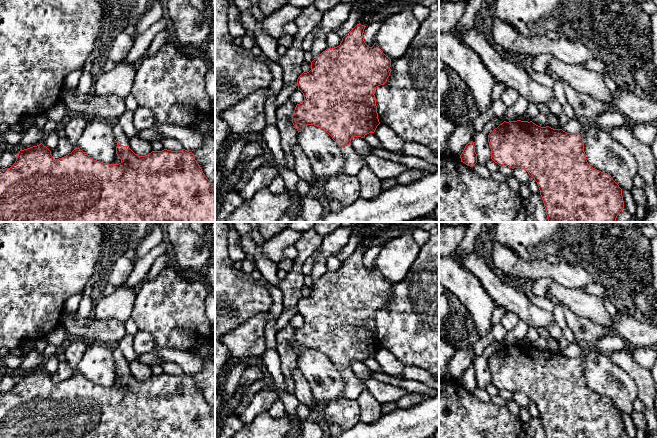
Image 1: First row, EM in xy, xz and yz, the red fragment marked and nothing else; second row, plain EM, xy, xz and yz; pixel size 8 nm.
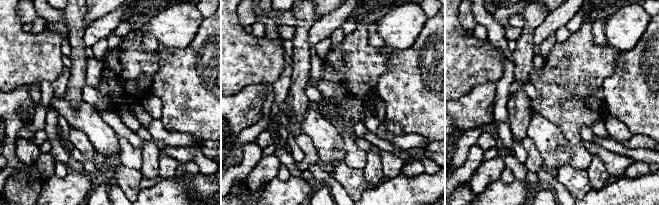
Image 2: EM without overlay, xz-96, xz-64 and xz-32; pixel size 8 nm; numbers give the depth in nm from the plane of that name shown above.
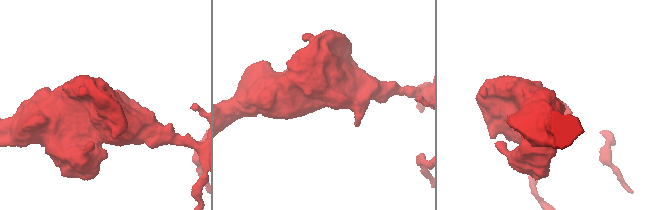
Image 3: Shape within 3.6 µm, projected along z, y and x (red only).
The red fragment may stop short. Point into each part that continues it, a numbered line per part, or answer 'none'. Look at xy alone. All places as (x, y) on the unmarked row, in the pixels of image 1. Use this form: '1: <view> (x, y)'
1: xy (121, 361)

